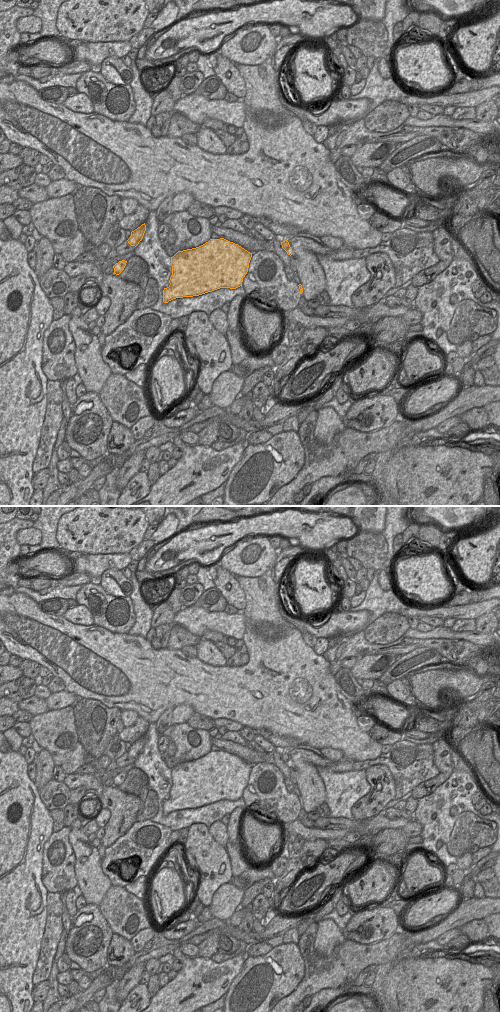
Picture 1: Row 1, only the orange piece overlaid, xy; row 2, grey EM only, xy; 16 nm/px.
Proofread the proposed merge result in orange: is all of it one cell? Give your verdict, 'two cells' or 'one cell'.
one cell

